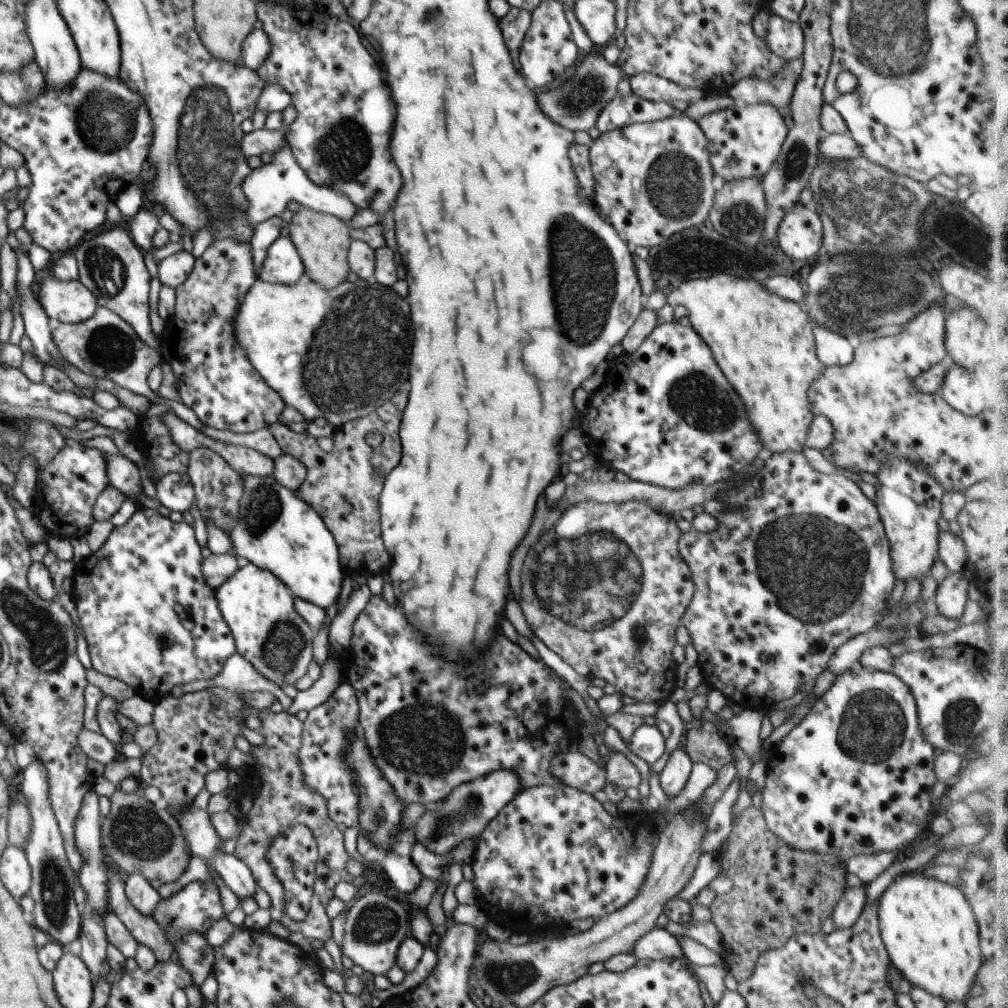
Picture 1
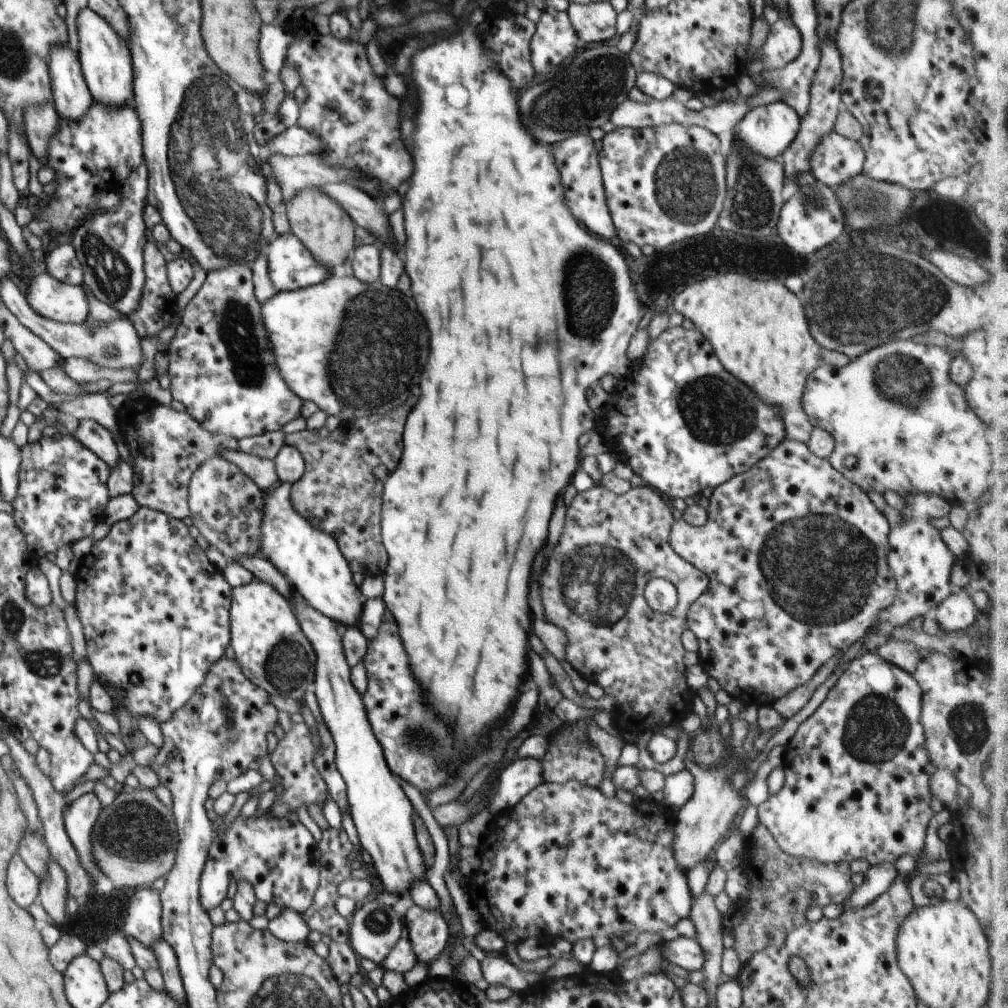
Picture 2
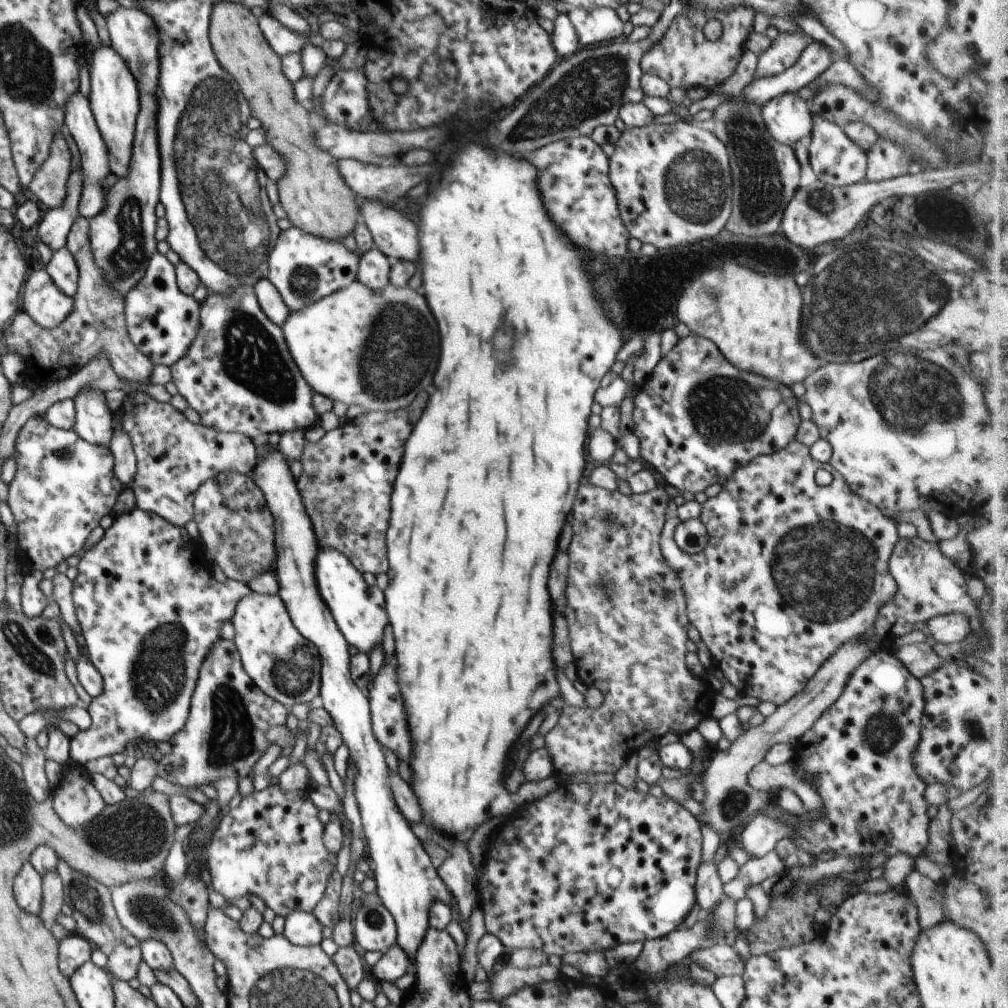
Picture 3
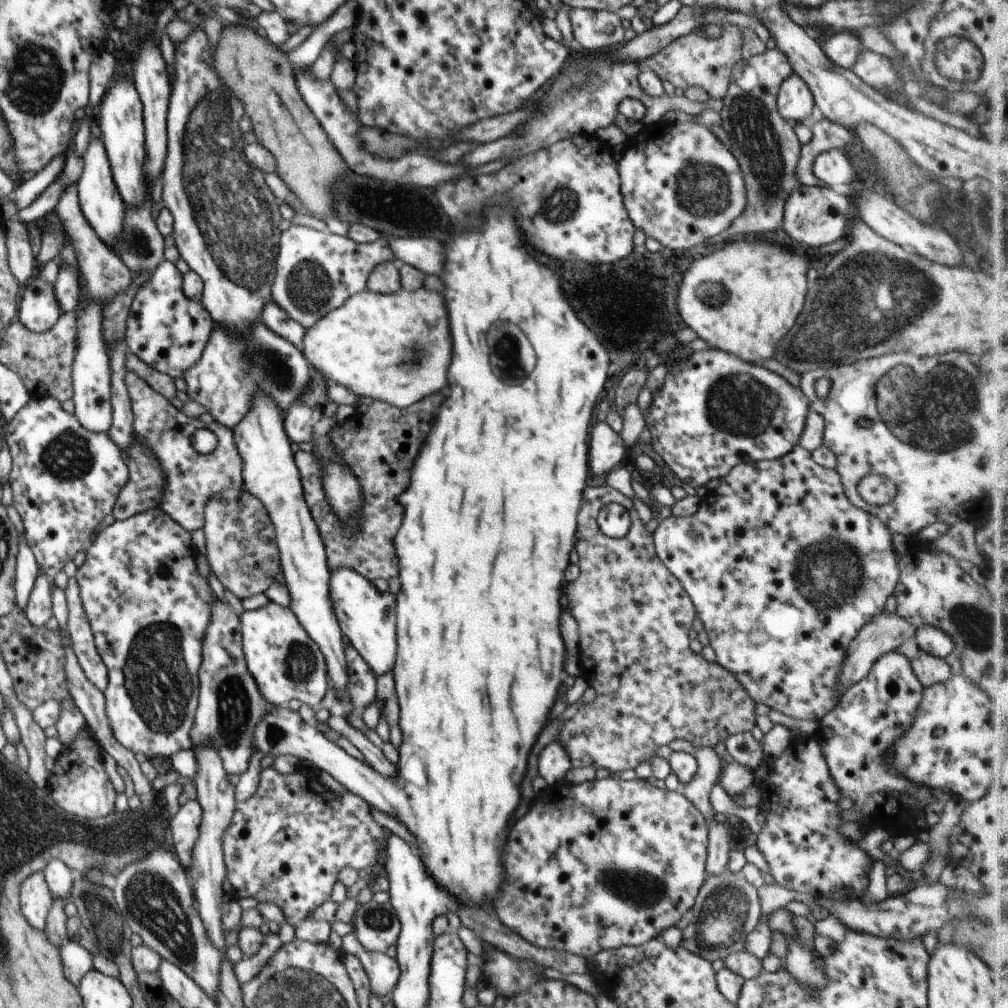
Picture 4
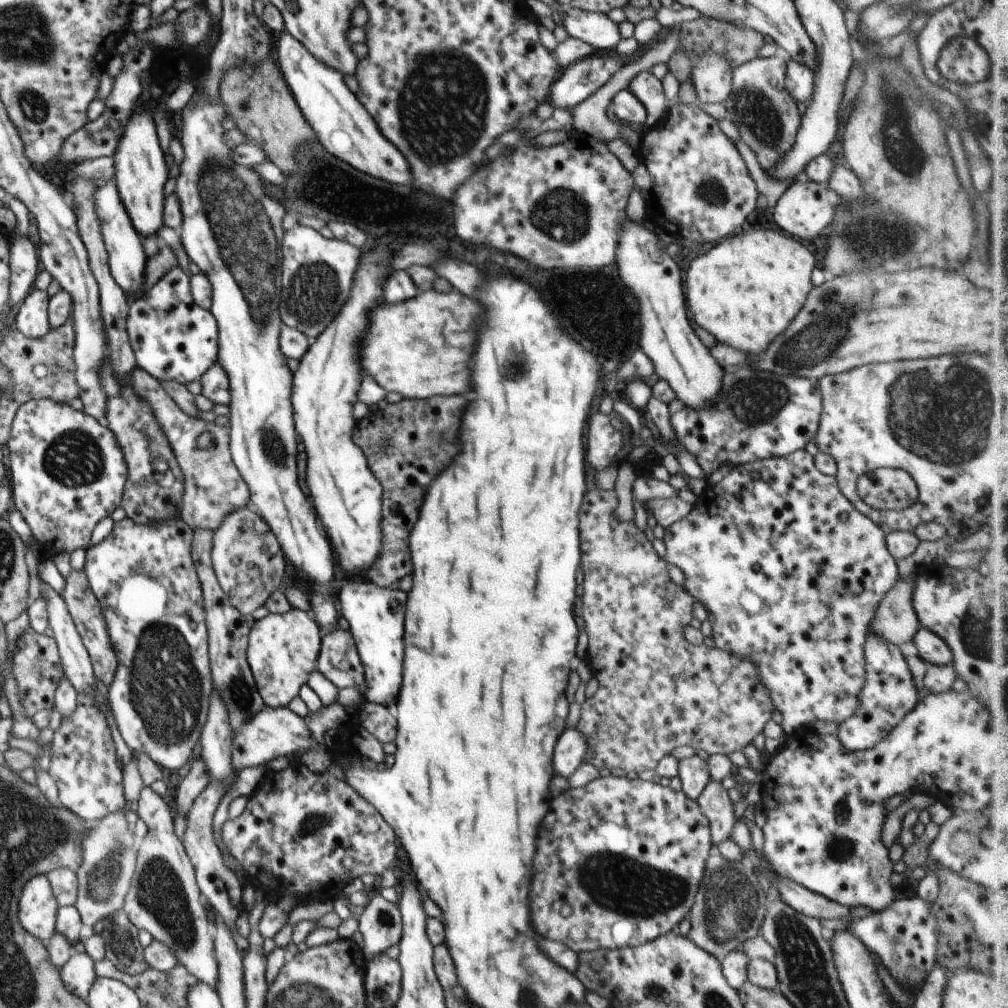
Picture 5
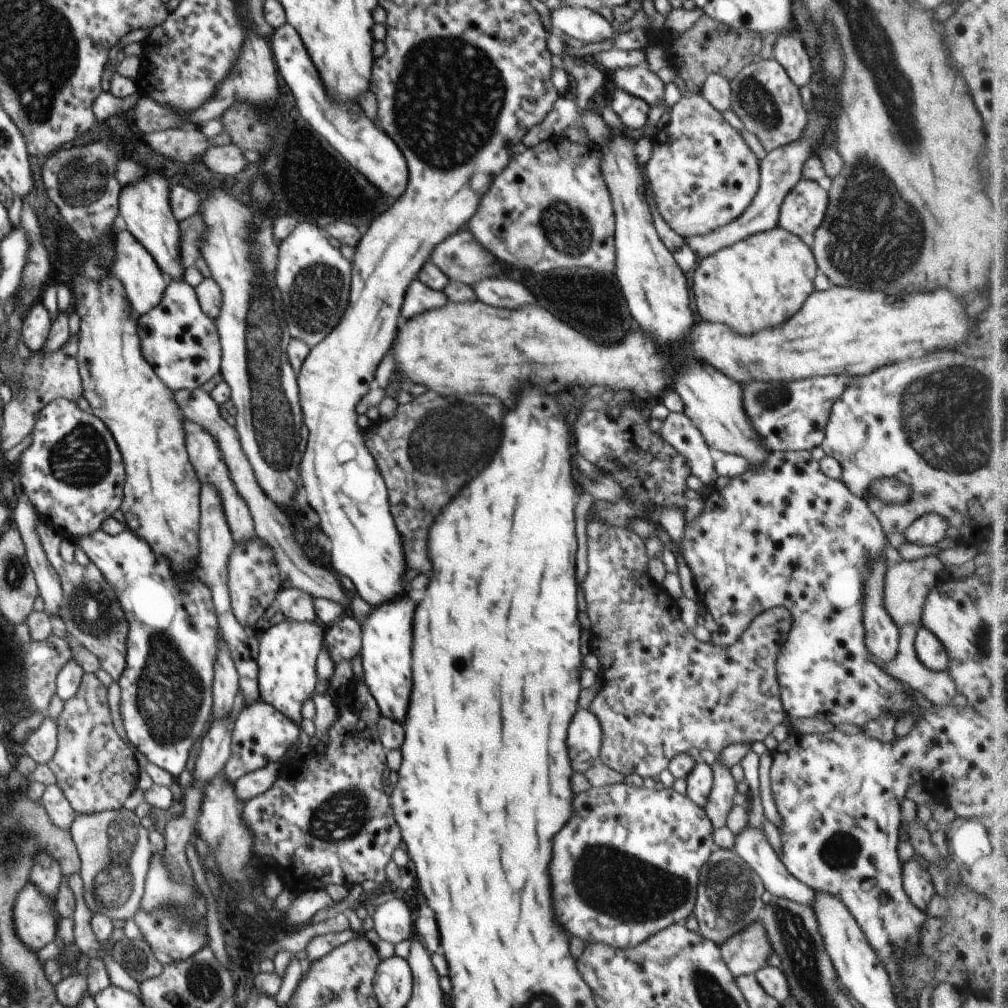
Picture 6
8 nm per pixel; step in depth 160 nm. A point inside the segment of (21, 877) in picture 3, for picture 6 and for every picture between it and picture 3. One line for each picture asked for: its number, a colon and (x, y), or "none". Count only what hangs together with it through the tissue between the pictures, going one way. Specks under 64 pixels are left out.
4: (35, 898)
5: (38, 907)
6: (34, 920)

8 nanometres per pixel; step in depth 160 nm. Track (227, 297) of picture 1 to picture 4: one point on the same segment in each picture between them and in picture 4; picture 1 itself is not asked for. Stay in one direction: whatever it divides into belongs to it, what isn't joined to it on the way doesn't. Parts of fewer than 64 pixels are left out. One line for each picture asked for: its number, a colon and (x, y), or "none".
2: (221, 365)
3: (238, 374)
4: (235, 366)

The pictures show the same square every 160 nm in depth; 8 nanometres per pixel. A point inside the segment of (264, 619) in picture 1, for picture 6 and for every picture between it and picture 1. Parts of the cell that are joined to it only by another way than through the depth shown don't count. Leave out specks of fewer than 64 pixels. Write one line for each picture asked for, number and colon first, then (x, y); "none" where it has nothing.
2: (269, 645)
3: (281, 662)
4: (286, 663)
5: (282, 651)
6: (287, 659)

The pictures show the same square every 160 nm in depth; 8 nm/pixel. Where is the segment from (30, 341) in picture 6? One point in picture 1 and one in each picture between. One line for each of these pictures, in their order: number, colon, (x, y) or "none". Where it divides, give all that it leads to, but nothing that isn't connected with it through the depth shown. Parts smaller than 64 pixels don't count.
1: (70, 302)
2: (50, 298)
3: (45, 303)
4: (39, 310)
5: (32, 320)

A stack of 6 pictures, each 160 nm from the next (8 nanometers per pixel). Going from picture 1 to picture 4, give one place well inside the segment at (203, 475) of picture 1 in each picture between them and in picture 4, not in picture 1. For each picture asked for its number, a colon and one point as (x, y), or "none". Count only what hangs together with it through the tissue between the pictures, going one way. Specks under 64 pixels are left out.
2: (226, 506)
3: (237, 528)
4: (241, 549)

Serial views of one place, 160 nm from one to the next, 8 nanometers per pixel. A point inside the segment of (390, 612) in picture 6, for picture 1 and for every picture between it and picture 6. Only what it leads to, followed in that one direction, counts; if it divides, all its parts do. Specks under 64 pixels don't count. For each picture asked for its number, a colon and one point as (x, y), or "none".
1: (275, 530)
2: (311, 559)
3: (358, 609)
4: (367, 617)
5: (375, 614)

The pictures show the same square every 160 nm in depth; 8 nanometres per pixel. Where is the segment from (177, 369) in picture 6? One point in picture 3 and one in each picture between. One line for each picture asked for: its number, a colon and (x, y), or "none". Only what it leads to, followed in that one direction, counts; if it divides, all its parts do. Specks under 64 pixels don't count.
3: (162, 322)
4: (167, 331)
5: (174, 339)

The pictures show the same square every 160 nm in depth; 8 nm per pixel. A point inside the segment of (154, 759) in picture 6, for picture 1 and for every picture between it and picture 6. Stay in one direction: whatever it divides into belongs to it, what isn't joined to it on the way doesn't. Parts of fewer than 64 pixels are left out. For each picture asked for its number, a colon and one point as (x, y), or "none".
1: (150, 621)
2: (156, 614)
3: (149, 608)
4: (148, 607)
5: (144, 577)

